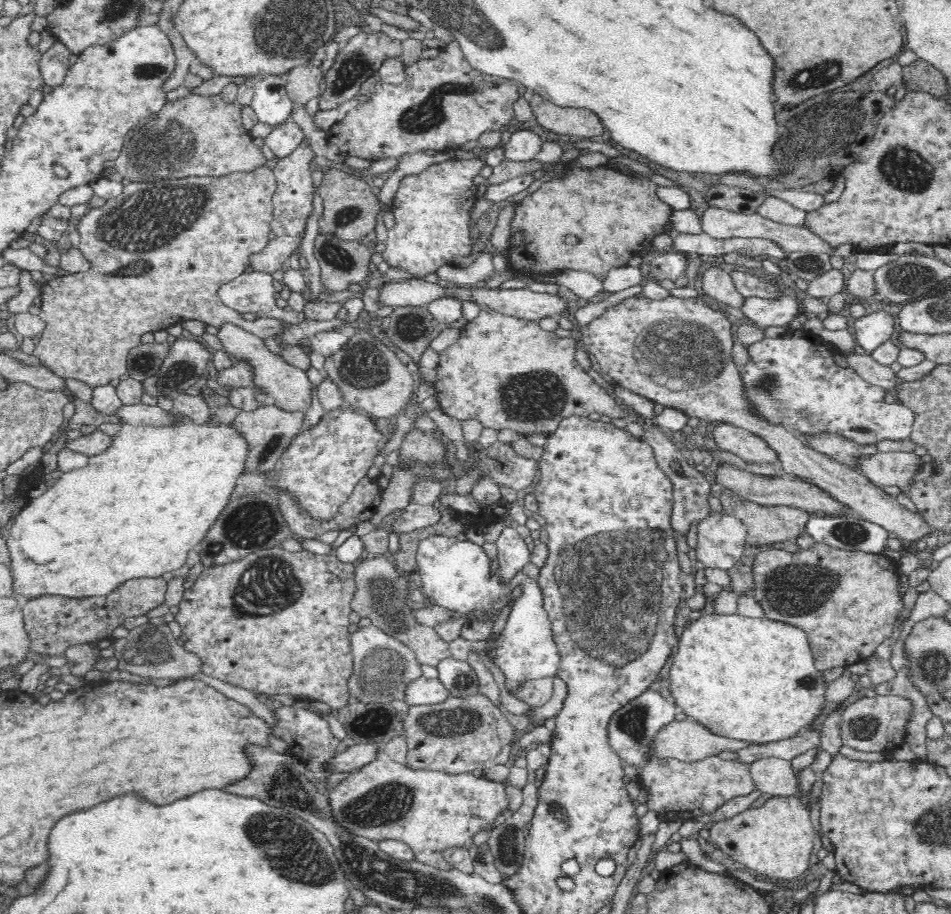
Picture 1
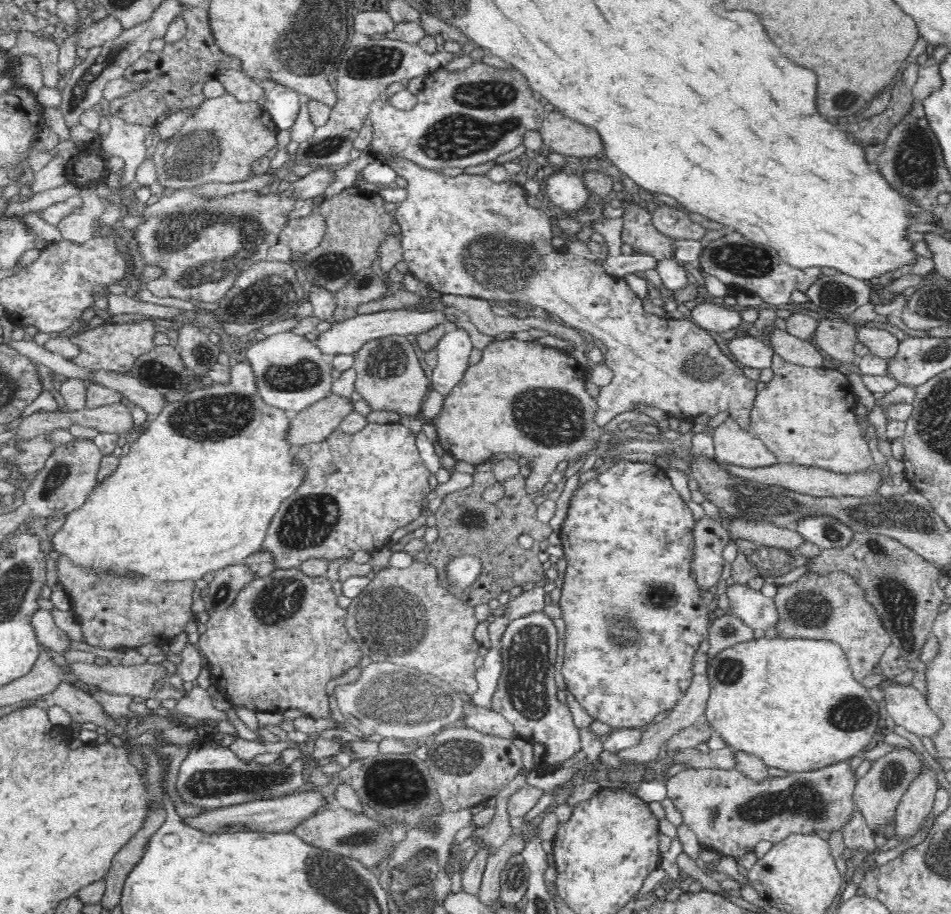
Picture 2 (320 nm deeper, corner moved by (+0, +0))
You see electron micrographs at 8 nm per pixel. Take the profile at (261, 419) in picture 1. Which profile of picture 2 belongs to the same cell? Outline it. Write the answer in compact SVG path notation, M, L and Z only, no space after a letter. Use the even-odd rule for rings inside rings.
M326 395L307 407L289 414L283 439L293 448L309 442L321 441L338 428L341 418L354 411L353 397Z

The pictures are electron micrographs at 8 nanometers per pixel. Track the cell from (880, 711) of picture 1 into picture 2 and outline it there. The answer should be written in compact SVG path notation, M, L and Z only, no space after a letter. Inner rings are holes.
M894 746L890 752L886 752L884 756L870 760L870 768L864 774L864 780L858 780L853 786L854 804L859 808L864 816L870 830L878 825L886 824L886 820L895 816L895 808L902 796L903 790L907 782L918 774L920 768L920 755L915 754L910 746Z

